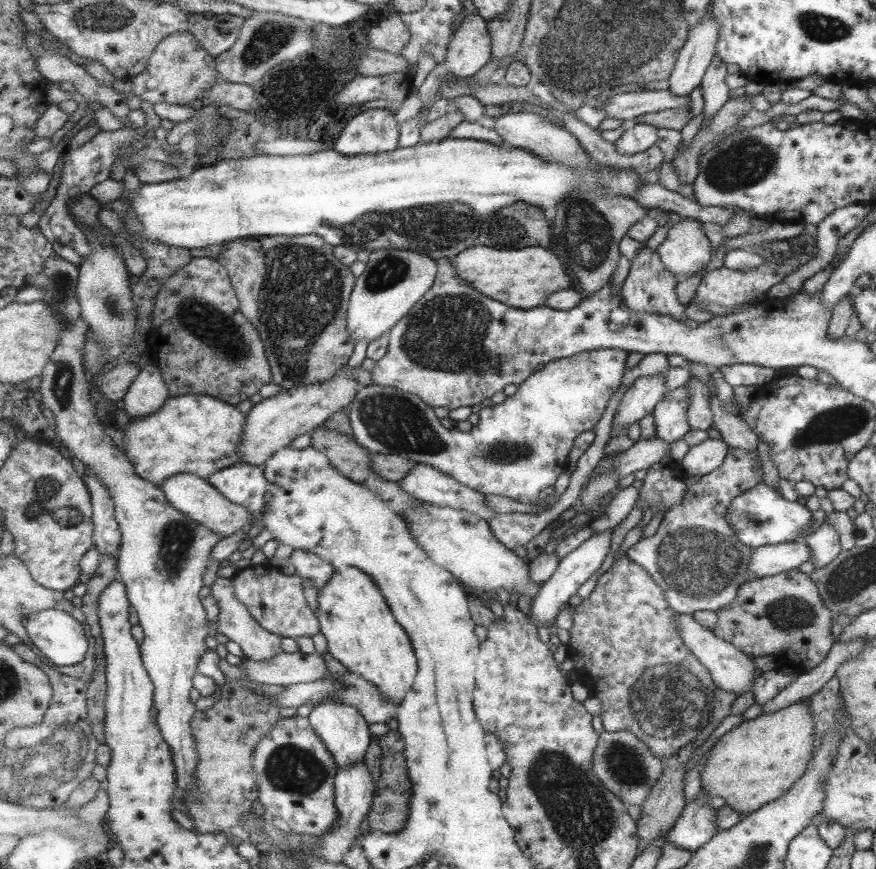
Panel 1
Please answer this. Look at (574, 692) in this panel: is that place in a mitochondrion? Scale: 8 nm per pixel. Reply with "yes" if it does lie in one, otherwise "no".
no

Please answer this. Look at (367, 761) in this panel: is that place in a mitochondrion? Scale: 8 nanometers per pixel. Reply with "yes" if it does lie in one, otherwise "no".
no

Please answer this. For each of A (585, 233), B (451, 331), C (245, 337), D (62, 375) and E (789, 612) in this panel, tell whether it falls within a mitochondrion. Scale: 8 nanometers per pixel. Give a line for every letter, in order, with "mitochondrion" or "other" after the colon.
A: mitochondrion
B: mitochondrion
C: mitochondrion
D: mitochondrion
E: mitochondrion

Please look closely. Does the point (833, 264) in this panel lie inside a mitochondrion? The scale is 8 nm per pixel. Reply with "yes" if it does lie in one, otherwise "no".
no

